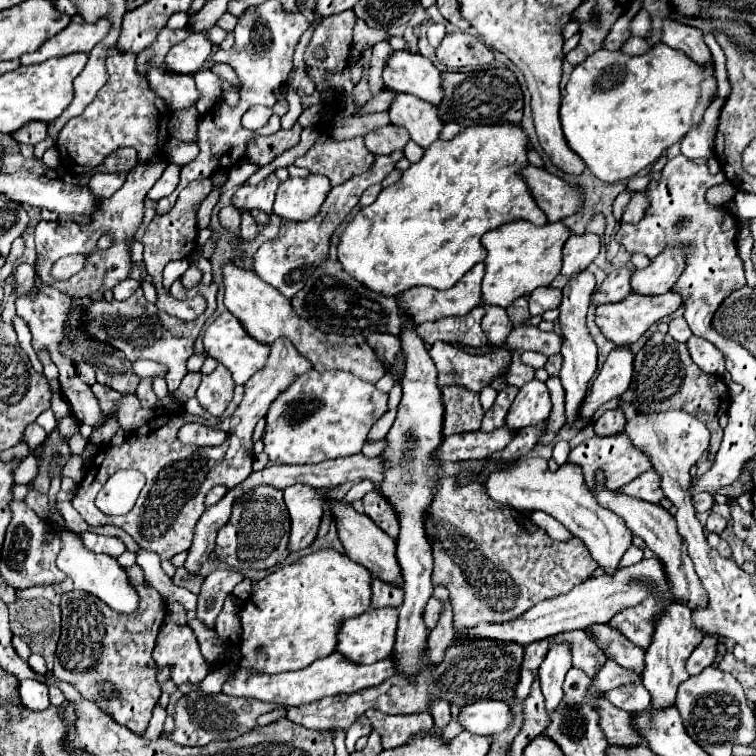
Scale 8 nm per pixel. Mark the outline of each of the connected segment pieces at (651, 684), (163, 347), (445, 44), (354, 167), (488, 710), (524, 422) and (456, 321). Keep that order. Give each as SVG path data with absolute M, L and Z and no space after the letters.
M673 604L669 606L655 628L653 634L653 642L647 648L647 656L645 656L645 672L643 672L643 686L649 690L651 694L651 710L659 710L659 708L669 708L675 706L675 694L677 688L683 680L689 678L687 670L685 670L685 662L691 656L691 652L697 648L697 644L703 640L705 632L699 632L699 628L695 628L693 620L691 620L691 610L683 604Z
M211 282L207 286L199 284L193 288L195 294L203 294L207 298L207 314L203 314L199 320L193 320L193 322L181 322L179 318L173 318L173 316L157 310L155 304L145 300L143 290L137 288L135 294L123 302L117 302L117 300L107 302L103 298L93 300L81 314L81 328L85 330L85 334L89 338L107 342L115 350L121 350L129 362L153 360L159 364L167 364L169 372L167 372L165 380L167 380L169 392L173 392L179 388L179 384L185 376L185 362L193 354L193 344L197 340L197 334L201 332L203 320L207 320L217 308L217 300L215 300L217 290L219 290L219 286L215 282Z
M461 30L447 34L435 54L447 68L477 68L493 60L493 52L479 38Z
M325 130L317 138L317 142L309 148L309 152L305 156L301 156L301 158L295 160L297 166L307 168L311 174L323 174L323 176L327 176L331 180L331 186L339 186L345 180L349 180L351 176L357 176L359 172L365 172L367 168L371 168L373 162L375 162L375 156L365 148L363 136L351 138L351 140L333 140Z
M479 700L479 704L467 704L459 708L457 722L463 730L479 736L503 732L511 724L511 710L501 700Z
M531 380L515 396L505 424L507 428L519 432L527 426L535 426L547 420L549 412L551 412L551 400L547 386L539 380Z
M483 306L473 308L463 318L443 318L429 324L419 324L417 334L421 340L425 340L427 346L435 344L437 340L449 340L449 342L463 342L467 346L479 346L487 342L487 336L483 334L481 320L485 316Z

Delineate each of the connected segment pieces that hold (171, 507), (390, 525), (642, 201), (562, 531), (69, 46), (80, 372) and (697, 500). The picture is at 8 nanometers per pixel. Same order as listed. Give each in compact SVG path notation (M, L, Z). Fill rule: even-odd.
M285 338L275 340L271 344L267 364L245 382L245 396L241 404L235 408L231 418L220 422L221 430L231 432L228 446L201 448L201 446L179 442L177 430L189 422L204 424L205 420L201 417L191 414L183 414L183 416L165 414L165 416L153 418L145 428L141 428L139 432L133 432L129 440L123 442L119 448L117 446L103 448L101 464L99 464L99 452L95 454L95 460L91 460L91 466L87 470L87 478L83 480L85 484L79 486L77 496L71 500L73 508L83 516L83 520L89 526L113 524L125 530L139 544L139 548L157 552L161 560L171 560L175 554L189 550L195 524L205 512L205 506L203 506L205 494L217 484L231 490L239 486L253 472L251 470L251 462L253 462L251 434L253 434L257 420L261 420L267 414L267 408L275 400L275 396L281 394L299 374L307 372L309 368L311 364L291 346L289 340ZM145 430L147 434L141 436ZM123 468L139 470L147 478L145 490L139 494L139 500L129 514L105 518L105 514L95 506L95 496L101 490L101 486L107 482L107 478ZM147 530L153 536L147 538L145 534Z
M371 490L369 494L365 494L363 506L365 506L365 514L383 532L387 532L391 538L395 538L399 534L399 518L395 516L395 512L391 512L391 504L387 504L387 500L383 500L383 496L379 496L379 490Z
M646 190L636 192L625 211L623 212L621 221L625 223L637 223L643 216L649 206L649 201L646 198Z
M535 510L535 512L531 514L531 520L533 520L539 528L543 528L553 540L571 540L571 538L573 538L573 534L567 532L567 528L563 528L563 524L561 524L559 520L555 520L553 516L547 516L547 514L541 512L541 510Z
M99 20L95 24L71 22L67 28L63 28L55 36L51 36L41 48L37 48L35 52L23 54L19 58L21 66L39 64L49 58L67 56L67 54L75 54L75 52L91 52L91 48L105 38L109 28L111 28L109 20Z
M81 361L77 364L76 370L77 370L77 375L80 376L80 378L82 378L86 384L94 383L94 381L92 381L92 375L94 373L95 383L96 383L95 369L93 366L91 366L91 364L87 363L85 361ZM90 377L91 377L91 379L90 379Z
M701 492L701 494L695 494L693 496L693 504L695 504L695 512L707 512L715 502L713 502L713 496L711 494Z

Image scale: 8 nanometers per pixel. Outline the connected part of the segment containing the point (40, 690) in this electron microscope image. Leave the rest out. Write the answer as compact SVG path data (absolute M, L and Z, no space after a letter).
M23 680L21 682L21 702L31 710L47 710L51 706L47 686L39 680Z

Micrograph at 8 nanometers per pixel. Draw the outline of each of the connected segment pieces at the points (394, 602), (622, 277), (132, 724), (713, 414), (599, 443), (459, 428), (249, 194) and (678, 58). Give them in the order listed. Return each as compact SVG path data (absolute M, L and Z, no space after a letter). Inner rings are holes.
M373 578L371 582L371 608L399 608L403 604L403 590L393 586L393 584L385 584L379 578Z
M617 268L617 270L609 272L607 278L603 280L603 284L591 296L591 304L601 306L601 304L619 302L619 300L627 298L631 294L629 278L631 278L631 270L627 270L627 268Z
M131 566L125 570L131 586L139 592L139 608L131 616L111 610L97 596L71 590L61 596L61 636L55 652L53 676L73 684L87 700L99 704L115 722L133 734L145 734L155 702L161 696L157 684L157 664L153 660L155 638L165 618L163 596L145 584L143 570Z
M655 332L645 346L635 354L633 364L633 380L629 390L621 396L625 402L637 404L639 412L665 412L665 410L685 410L695 416L703 424L707 424L711 432L711 454L709 460L715 458L719 444L723 440L723 428L719 426L719 416L729 408L729 390L721 376L709 376L691 360L687 346L673 340L669 334Z
M617 434L617 436L609 436L609 438L599 438L599 436L593 436L589 440L583 440L575 450L571 450L567 462L571 464L579 464L579 468L583 468L583 476L585 476L585 484L591 492L595 492L597 488L597 480L595 480L595 474L597 472L603 472L605 474L605 488L607 490L615 490L615 488L621 488L623 484L631 482L633 478L637 478L639 474L643 474L645 470L651 468L651 462L649 458L639 452L627 438L627 434Z
M461 386L443 388L443 436L459 432L477 432L483 418L479 396Z
M269 174L261 184L257 186L241 186L233 196L233 206L241 209L262 209L267 214L272 213L275 200L275 190L279 186L279 178L275 174Z
M655 44L653 50L643 56L597 50L573 69L565 90L567 94L561 100L563 106L559 110L559 118L567 146L581 156L581 160L599 180L613 184L627 180L653 164L669 146L679 142L693 126L697 126L713 100L717 80L711 68L697 66L683 52L677 52L667 44Z

